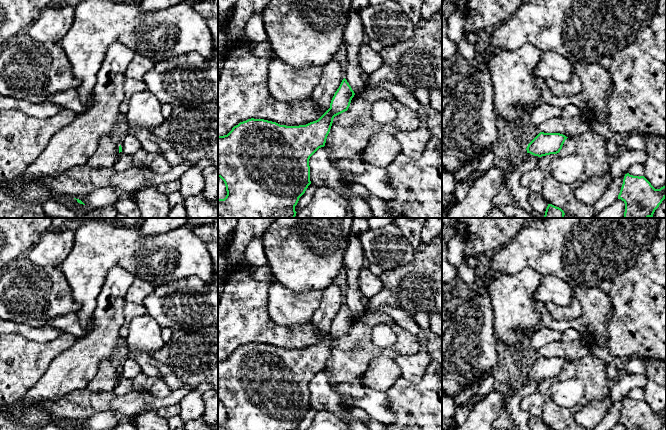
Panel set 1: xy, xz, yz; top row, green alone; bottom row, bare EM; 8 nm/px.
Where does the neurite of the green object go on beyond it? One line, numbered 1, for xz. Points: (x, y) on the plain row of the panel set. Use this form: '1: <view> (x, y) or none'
1: none

